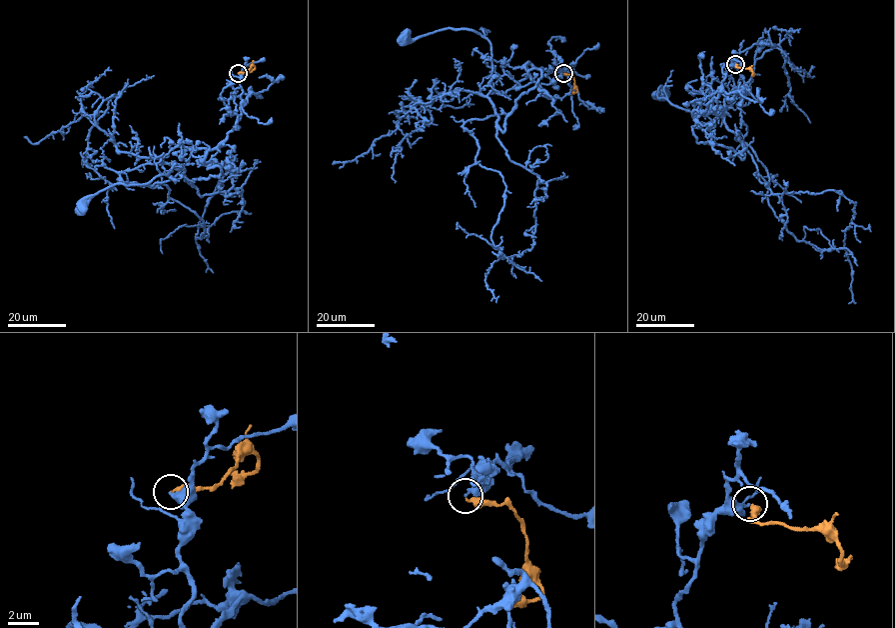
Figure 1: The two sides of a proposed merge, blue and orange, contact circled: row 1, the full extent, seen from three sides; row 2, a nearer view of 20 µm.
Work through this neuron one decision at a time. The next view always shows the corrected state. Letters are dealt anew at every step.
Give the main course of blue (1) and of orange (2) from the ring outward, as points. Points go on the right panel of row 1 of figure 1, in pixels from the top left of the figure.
1: (735, 64), (692, 129), (743, 159), (722, 118), (661, 93)
2: (736, 64), (736, 67), (749, 68), (754, 74)

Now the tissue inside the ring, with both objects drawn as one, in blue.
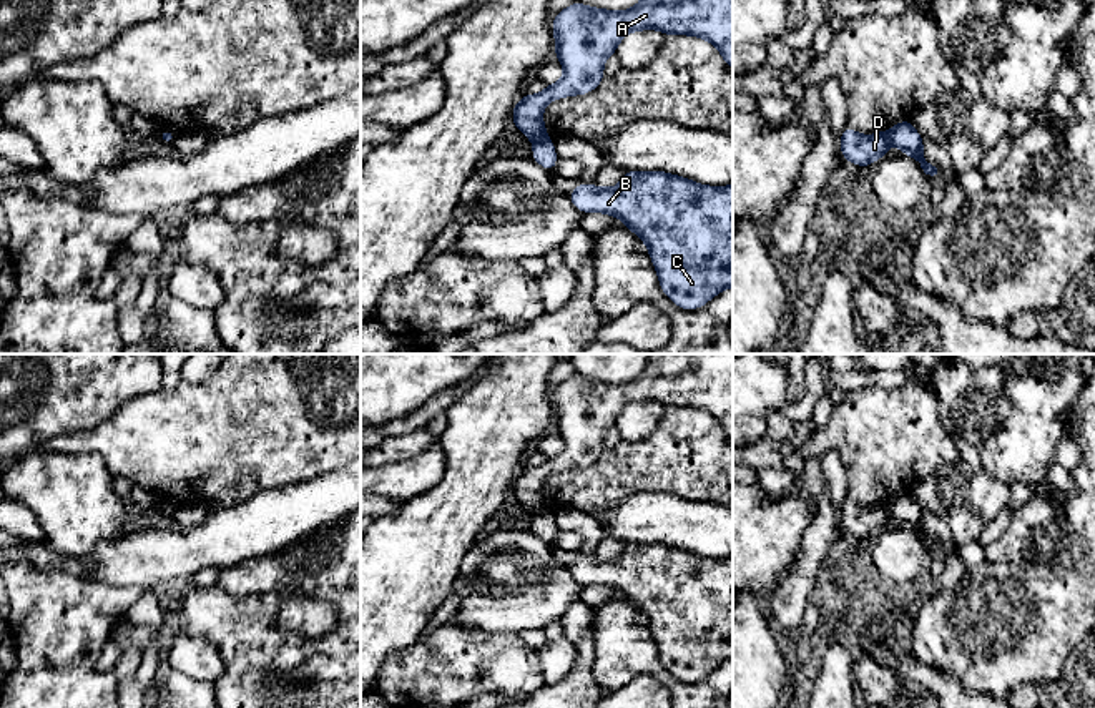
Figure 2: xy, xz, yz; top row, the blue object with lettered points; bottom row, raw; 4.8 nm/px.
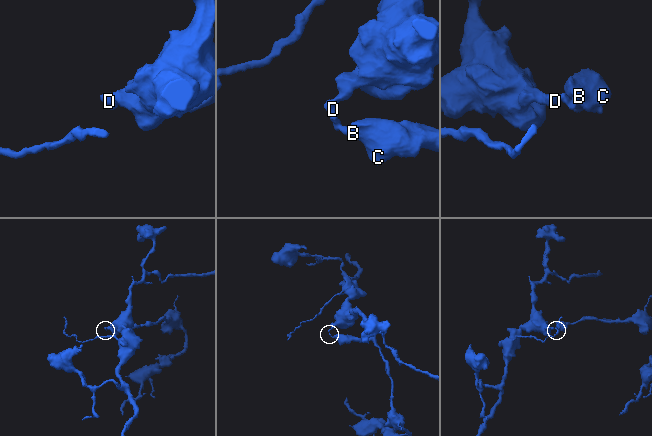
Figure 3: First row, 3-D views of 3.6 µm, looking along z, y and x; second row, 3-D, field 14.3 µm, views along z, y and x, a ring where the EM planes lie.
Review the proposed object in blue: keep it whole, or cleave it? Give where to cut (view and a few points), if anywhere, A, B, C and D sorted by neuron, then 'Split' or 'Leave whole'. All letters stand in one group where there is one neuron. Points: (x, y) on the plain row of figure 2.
Split along xz (545, 509), (535, 514). Groups: A D / B C. Split

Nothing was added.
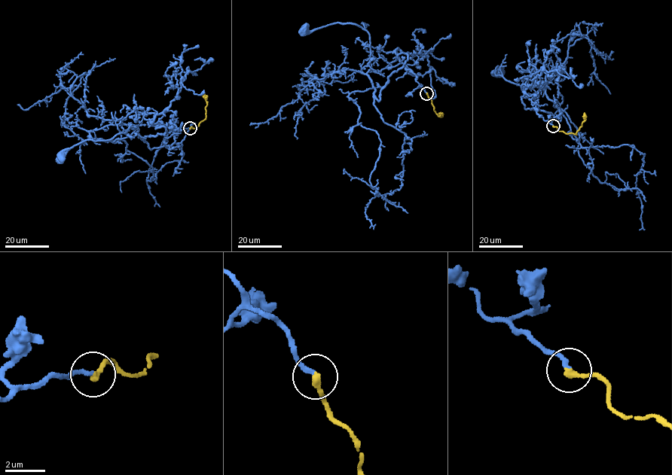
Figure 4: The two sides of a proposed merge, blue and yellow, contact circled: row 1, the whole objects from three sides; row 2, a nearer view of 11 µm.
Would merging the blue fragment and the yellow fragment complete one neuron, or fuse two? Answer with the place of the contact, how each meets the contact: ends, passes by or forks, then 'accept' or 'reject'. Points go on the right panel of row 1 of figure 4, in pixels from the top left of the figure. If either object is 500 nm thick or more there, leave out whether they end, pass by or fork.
(553, 126) | blue ends | yellow ends | accept

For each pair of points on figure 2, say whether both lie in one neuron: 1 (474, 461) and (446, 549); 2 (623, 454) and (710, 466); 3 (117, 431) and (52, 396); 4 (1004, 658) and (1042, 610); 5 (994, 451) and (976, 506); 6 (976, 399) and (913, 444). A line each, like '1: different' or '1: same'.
1: same
2: same
3: different
4: same
5: different
6: different

